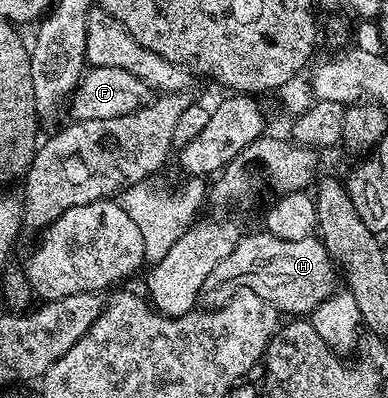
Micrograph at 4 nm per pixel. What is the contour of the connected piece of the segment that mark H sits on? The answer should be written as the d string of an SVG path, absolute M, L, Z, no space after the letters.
M265 232L247 233L238 241L236 248L232 248L232 252L228 252L228 257L225 260L220 260L220 264L216 264L212 276L208 276L208 280L204 280L202 288L206 292L216 289L217 286L245 288L256 292L263 300L273 304L283 315L309 316L327 296L334 293L336 289L334 270L336 272L335 263L326 250L321 237L311 236L304 240L280 240Z

